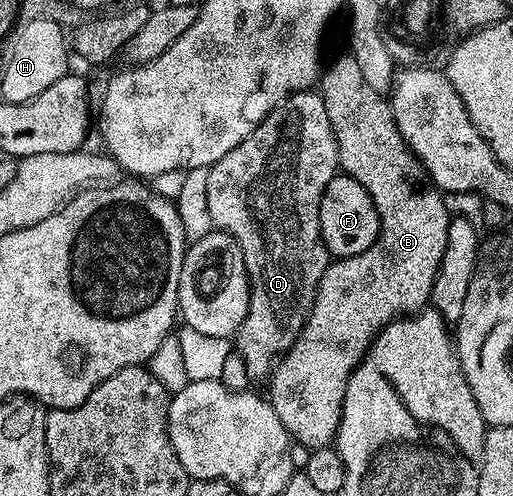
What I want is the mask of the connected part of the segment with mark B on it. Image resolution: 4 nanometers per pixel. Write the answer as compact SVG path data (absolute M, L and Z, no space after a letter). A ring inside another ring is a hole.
M345 54L330 64L328 61L319 77L319 91L327 106L327 118L331 118L340 171L355 178L355 182L371 194L381 219L381 229L373 245L363 250L363 254L342 256L329 263L317 287L317 296L313 299L313 309L309 311L307 322L301 327L293 345L277 361L267 380L267 399L275 414L290 437L310 450L334 443L347 382L369 351L373 337L379 335L392 320L412 316L429 304L431 286L435 282L439 262L443 262L443 250L447 250L447 230L451 219L451 211L445 205L446 197L427 179L421 161L399 134L388 99L367 86L359 70L359 62L355 62L352 54Z

